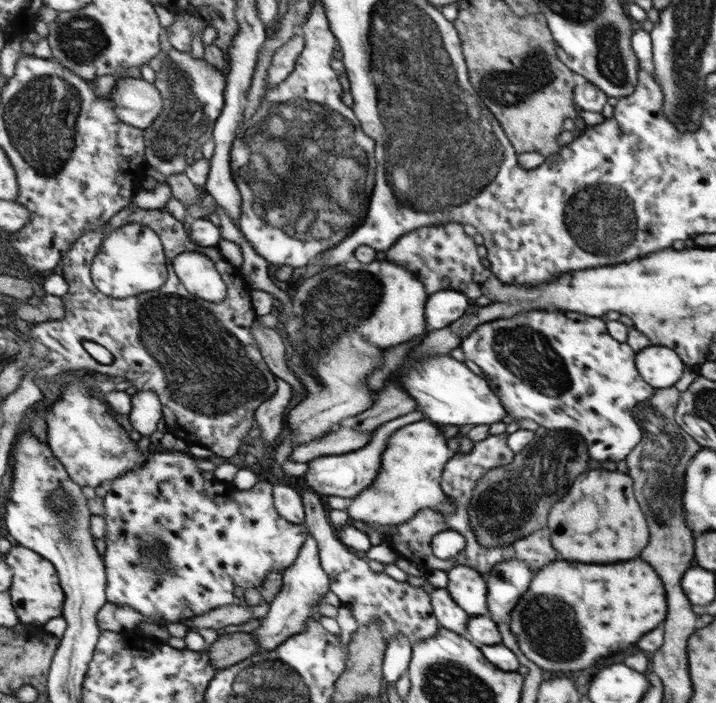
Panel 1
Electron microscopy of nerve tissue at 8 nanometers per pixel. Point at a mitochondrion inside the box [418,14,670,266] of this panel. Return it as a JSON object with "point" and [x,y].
{"point":[600,217]}

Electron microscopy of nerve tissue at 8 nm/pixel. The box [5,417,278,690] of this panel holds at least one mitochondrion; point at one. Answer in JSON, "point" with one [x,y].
{"point":[59,501]}

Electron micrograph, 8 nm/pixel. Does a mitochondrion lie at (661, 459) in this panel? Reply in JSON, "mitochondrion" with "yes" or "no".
{"mitochondrion":"yes"}

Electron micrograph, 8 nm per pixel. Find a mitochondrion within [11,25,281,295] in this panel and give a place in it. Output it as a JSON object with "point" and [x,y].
{"point":[184,102]}

